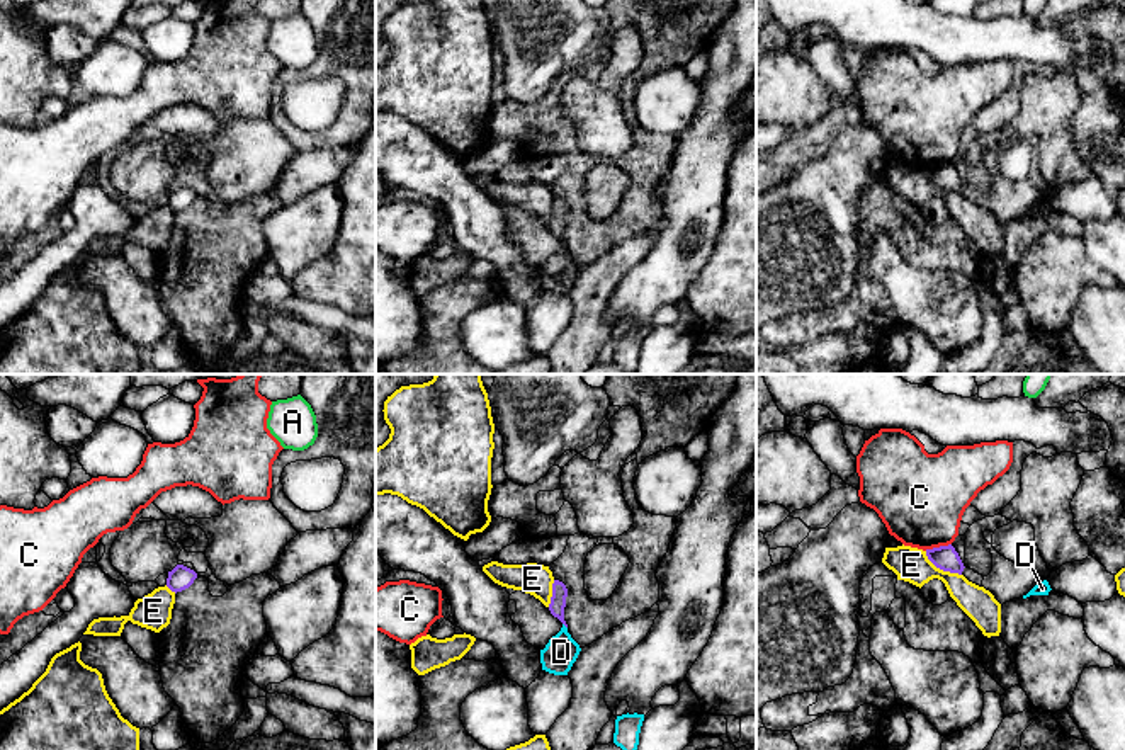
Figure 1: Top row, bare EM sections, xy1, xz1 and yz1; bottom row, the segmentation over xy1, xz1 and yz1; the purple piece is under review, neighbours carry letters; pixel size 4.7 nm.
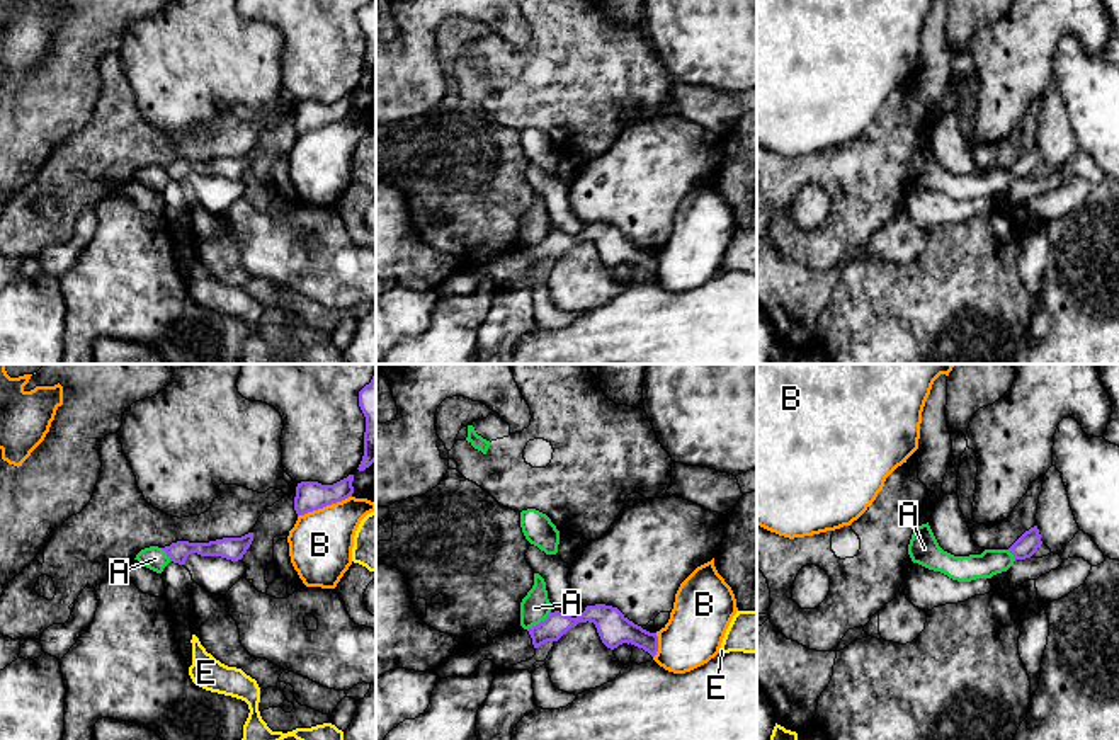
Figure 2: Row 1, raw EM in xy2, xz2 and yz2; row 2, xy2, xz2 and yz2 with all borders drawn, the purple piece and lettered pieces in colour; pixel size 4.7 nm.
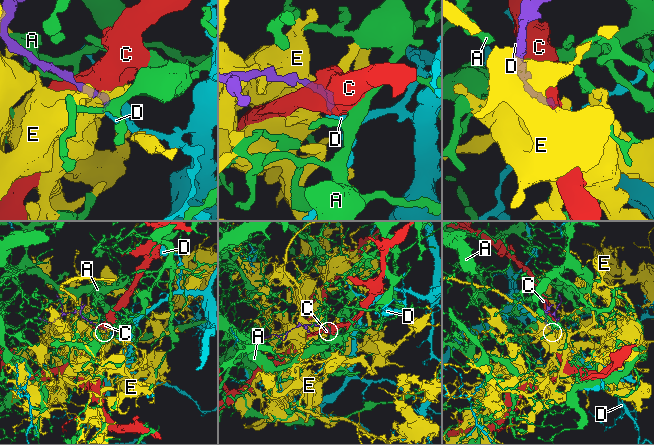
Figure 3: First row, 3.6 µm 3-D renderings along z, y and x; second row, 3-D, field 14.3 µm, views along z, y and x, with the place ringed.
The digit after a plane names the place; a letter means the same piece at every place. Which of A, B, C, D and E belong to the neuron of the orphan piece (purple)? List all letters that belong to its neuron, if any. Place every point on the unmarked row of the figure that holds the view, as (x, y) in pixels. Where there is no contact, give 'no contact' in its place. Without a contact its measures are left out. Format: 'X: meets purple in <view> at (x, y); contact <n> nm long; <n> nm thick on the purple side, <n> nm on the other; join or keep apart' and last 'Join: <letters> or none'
A: meets purple in xz2 at (541, 240); contact 140 nm long; 110 nm thick on the purple side, 140 nm on the other; keep apart
B: meets purple in xy2 at (323, 125); contact 280 nm long; 140 nm thick on the purple side, 300 nm on the other; keep apart
C: meets purple in yz1 at (937, 167); contact 130 nm long; 120 nm thick on the purple side, 420 nm on the other; keep apart
D: meets purple in xz1 at (565, 244); contact 40 nm long; 80 nm thick on the purple side, 160 nm on the other; join
E: meets purple in yz1 at (942, 187); contact 200 nm long; 120 nm thick on the purple side, 160 nm on the other; keep apart
Join: D

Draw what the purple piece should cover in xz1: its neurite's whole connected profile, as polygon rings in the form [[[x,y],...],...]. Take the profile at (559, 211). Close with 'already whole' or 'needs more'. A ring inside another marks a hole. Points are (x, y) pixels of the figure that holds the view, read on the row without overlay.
[[[554,199],[549,230],[562,241],[562,247],[556,255],[549,259],[546,267],[540,269],[542,289],[554,294],[568,294],[581,270],[579,264],[568,252],[568,243],[564,240],[566,216],[566,204],[559,199]]]; needs more

